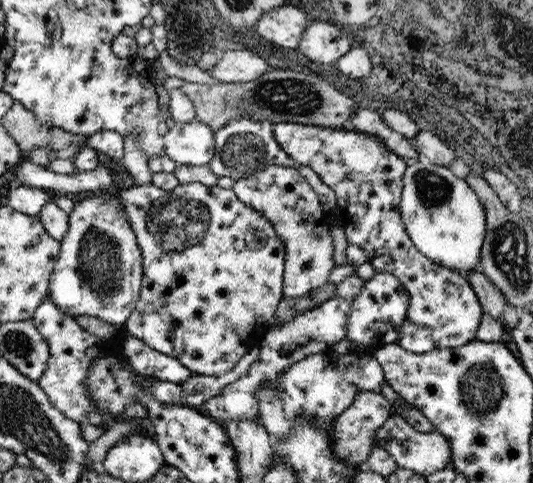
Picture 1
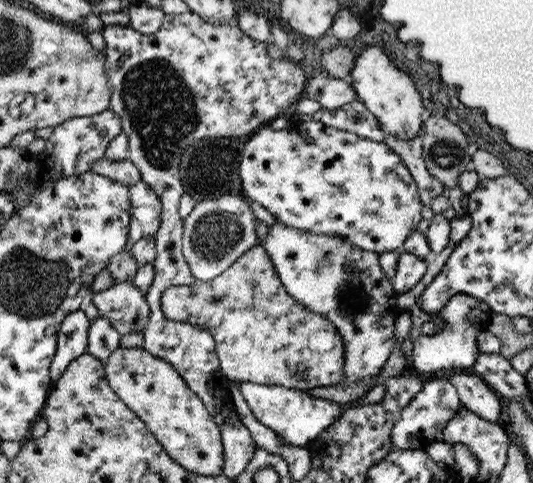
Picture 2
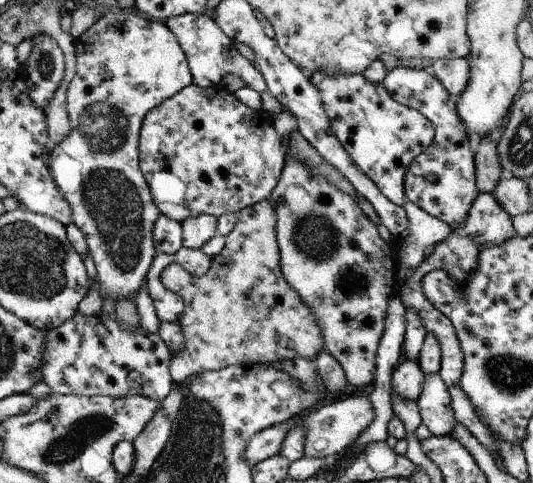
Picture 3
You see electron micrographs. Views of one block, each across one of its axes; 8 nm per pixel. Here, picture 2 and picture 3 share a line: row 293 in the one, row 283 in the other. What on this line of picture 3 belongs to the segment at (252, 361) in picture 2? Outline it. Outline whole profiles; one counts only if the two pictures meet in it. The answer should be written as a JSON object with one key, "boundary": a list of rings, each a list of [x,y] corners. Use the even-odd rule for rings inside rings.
{"boundary":[[[257,202],[255,206],[237,212],[237,218],[239,220],[235,222],[233,230],[225,236],[225,248],[215,258],[211,258],[211,266],[205,276],[193,278],[177,264],[167,266],[163,272],[165,288],[177,292],[185,302],[185,312],[177,322],[183,344],[179,350],[171,352],[169,366],[175,386],[185,386],[187,380],[201,372],[217,372],[219,368],[231,364],[273,364],[297,356],[313,360],[323,348],[323,338],[311,310],[303,306],[291,286],[287,286],[283,280],[279,266],[279,242],[275,234],[275,212],[271,208],[271,202]]]}

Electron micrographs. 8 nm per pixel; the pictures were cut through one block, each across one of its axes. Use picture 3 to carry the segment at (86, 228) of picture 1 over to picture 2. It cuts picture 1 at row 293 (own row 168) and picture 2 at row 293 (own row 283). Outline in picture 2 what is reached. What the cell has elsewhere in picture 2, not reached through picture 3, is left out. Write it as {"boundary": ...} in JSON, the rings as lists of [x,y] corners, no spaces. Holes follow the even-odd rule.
{"boundary":[[[113,280],[107,290],[95,292],[89,298],[99,316],[107,318],[109,324],[121,334],[141,334],[149,322],[149,304],[145,294],[133,282]]]}

